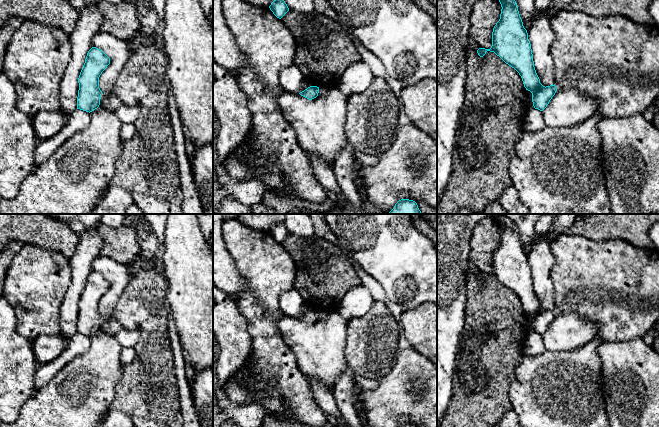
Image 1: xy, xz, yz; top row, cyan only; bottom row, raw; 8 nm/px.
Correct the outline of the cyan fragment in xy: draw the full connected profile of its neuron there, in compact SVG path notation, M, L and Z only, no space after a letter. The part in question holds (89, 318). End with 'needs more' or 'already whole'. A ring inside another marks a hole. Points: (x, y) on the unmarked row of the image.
M92 271L86 280L78 307L77 333L92 336L100 329L102 315L99 301L110 288L110 282L100 273Z | already whole

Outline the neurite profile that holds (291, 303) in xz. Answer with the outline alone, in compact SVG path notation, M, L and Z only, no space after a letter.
M295 289L284 291L279 295L279 309L285 316L299 318L304 305L302 296Z

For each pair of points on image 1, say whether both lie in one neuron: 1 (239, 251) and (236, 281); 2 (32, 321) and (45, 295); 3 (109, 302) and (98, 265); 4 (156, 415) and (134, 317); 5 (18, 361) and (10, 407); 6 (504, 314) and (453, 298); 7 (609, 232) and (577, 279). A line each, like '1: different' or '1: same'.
1: different
2: same
3: same
4: same
5: same
6: different
7: different

